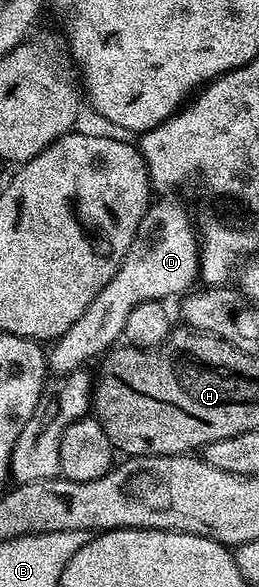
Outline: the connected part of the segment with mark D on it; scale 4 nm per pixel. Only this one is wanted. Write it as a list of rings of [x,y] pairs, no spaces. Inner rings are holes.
[[[170,198],[156,200],[141,217],[141,225],[137,225],[137,233],[133,237],[133,245],[129,245],[129,253],[125,253],[125,261],[121,261],[121,269],[89,301],[85,313],[69,325],[65,334],[60,335],[49,347],[49,367],[56,376],[62,377],[70,371],[82,368],[91,358],[102,356],[120,342],[125,321],[129,313],[137,305],[150,299],[159,302],[167,298],[186,294],[198,280],[199,276],[199,244],[198,228],[194,218],[183,209],[171,203]]]

